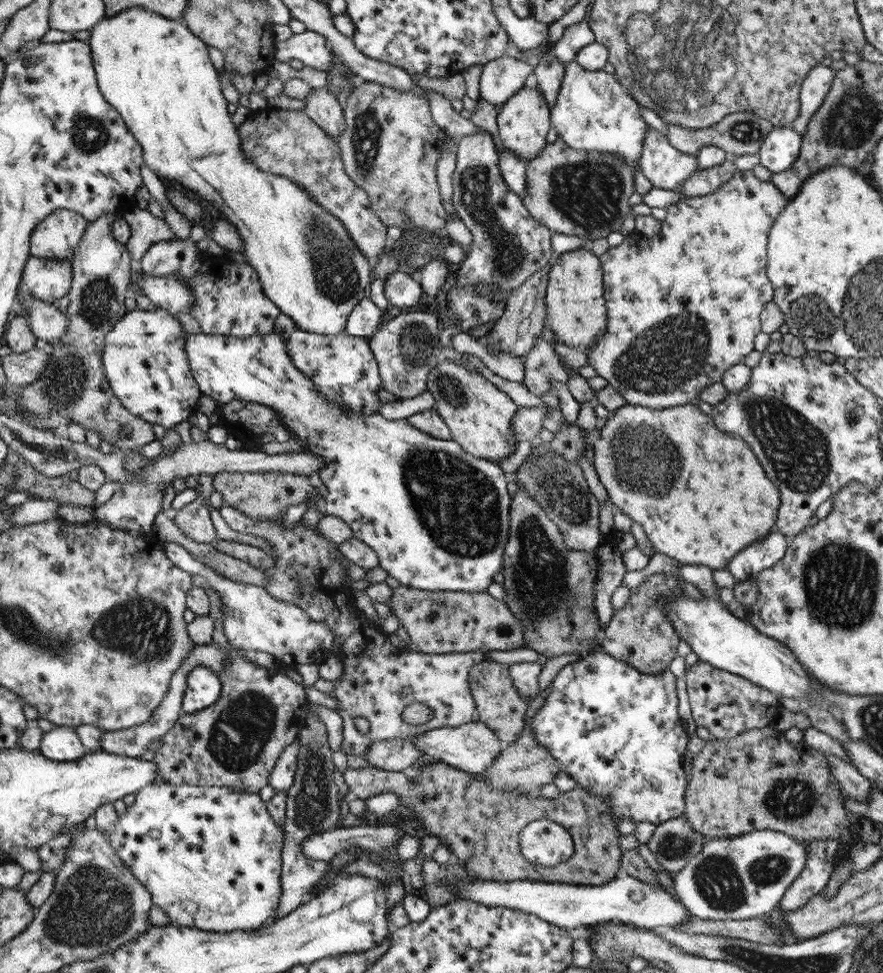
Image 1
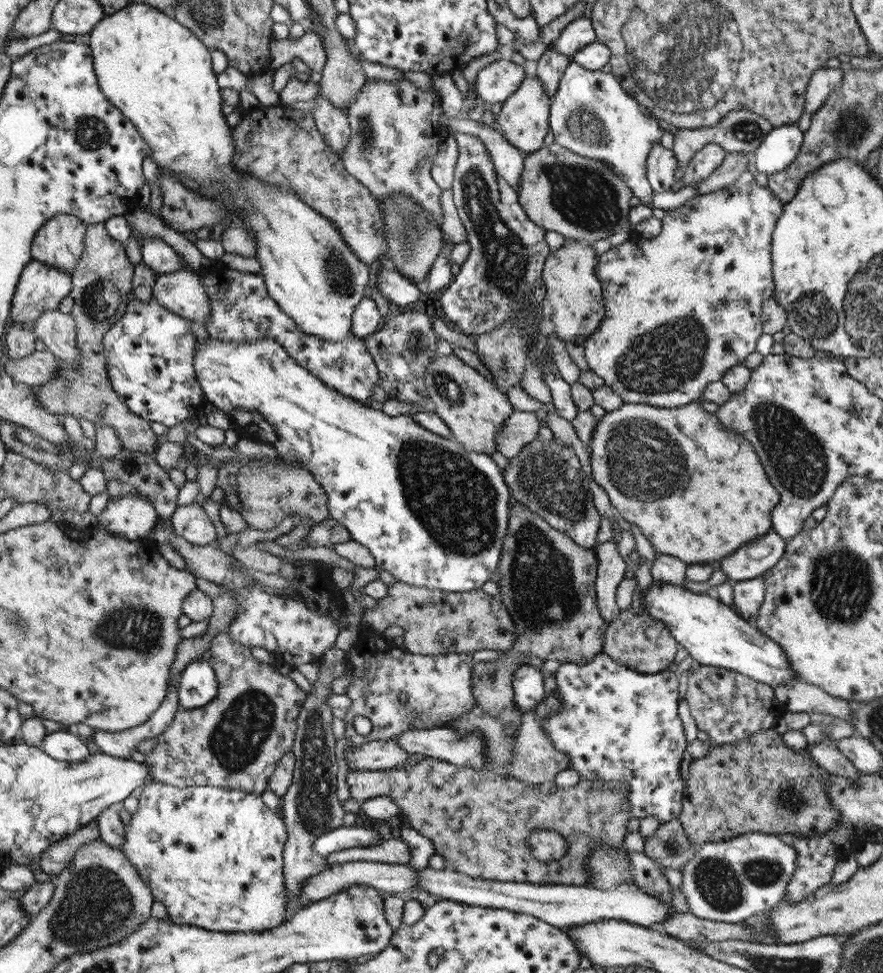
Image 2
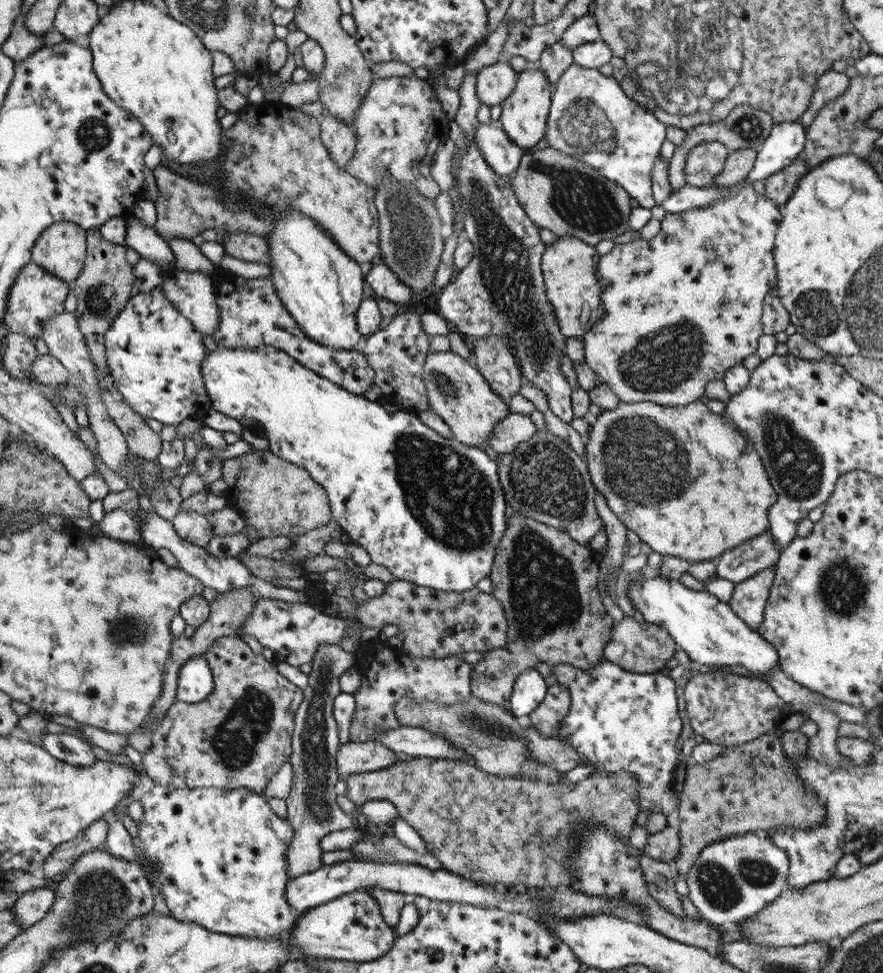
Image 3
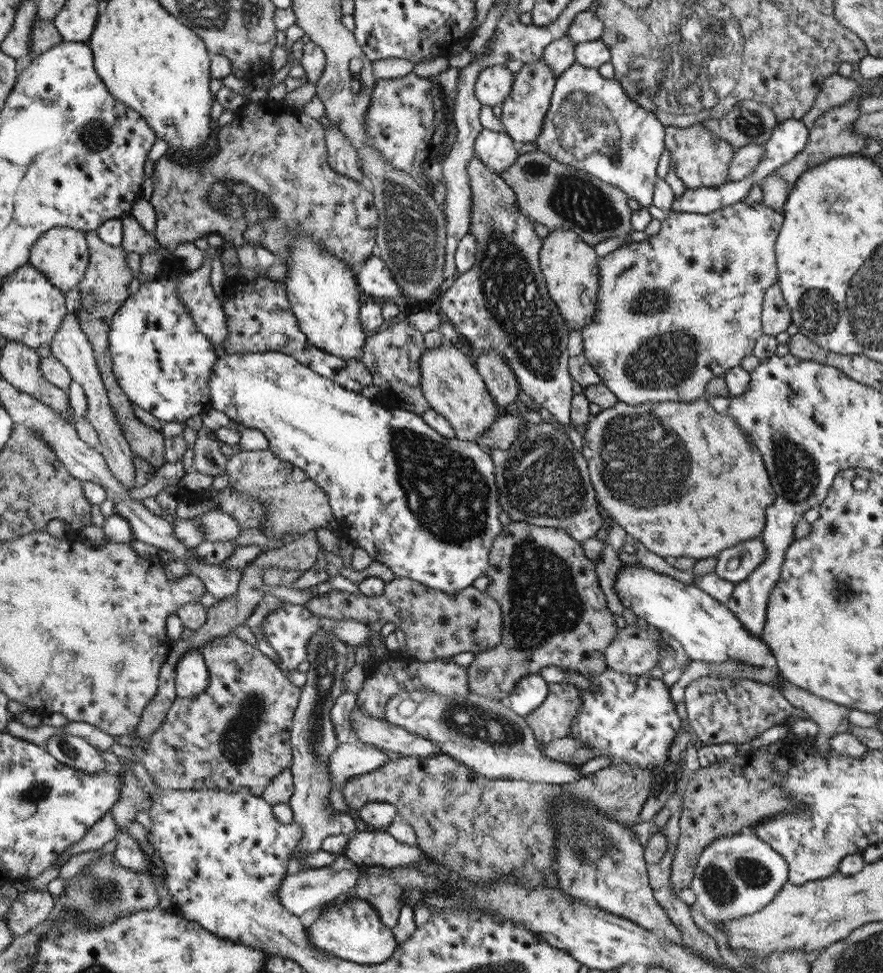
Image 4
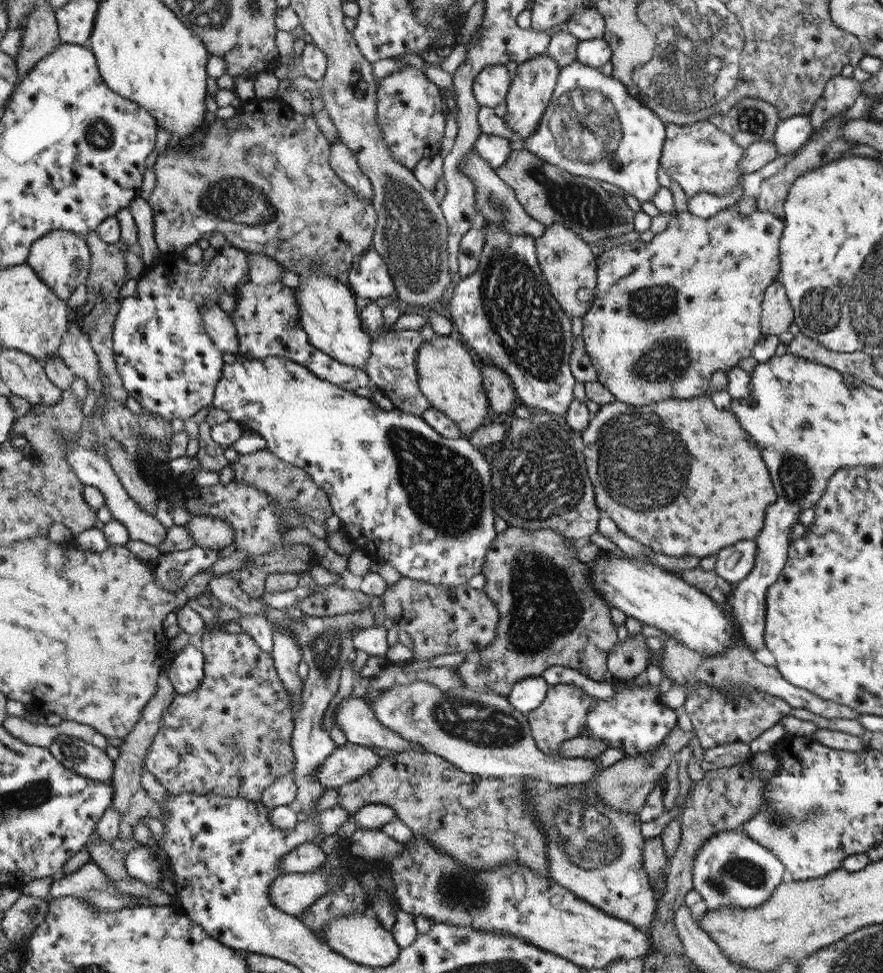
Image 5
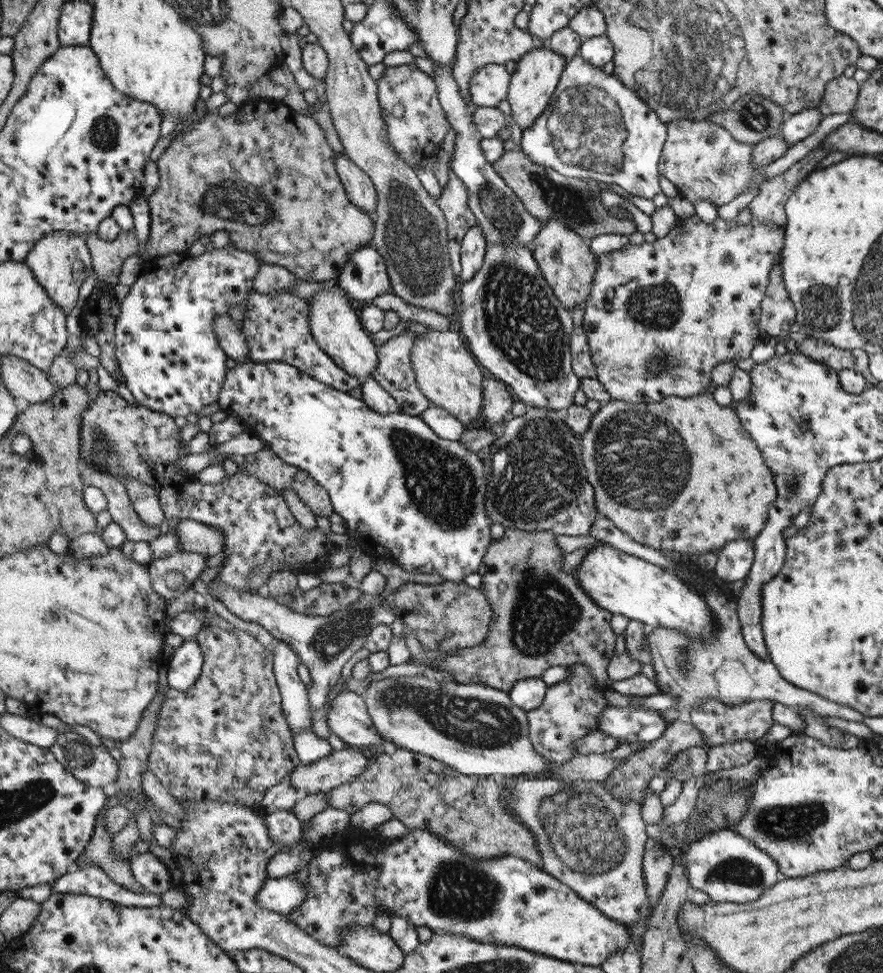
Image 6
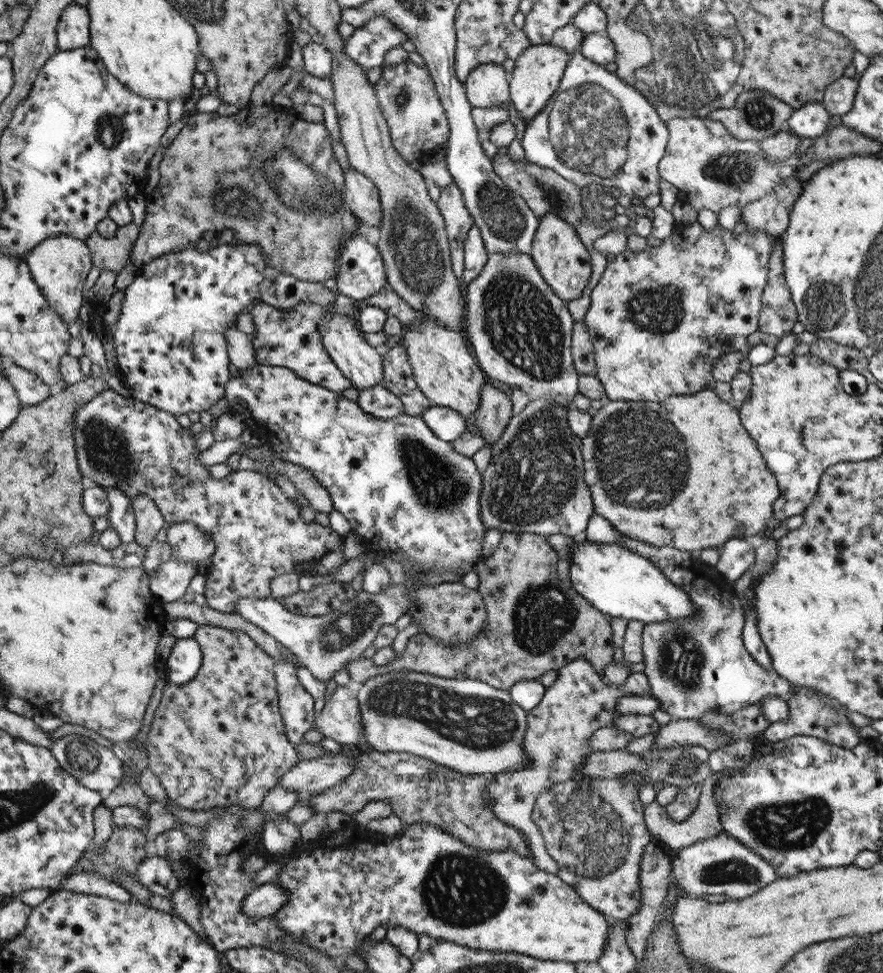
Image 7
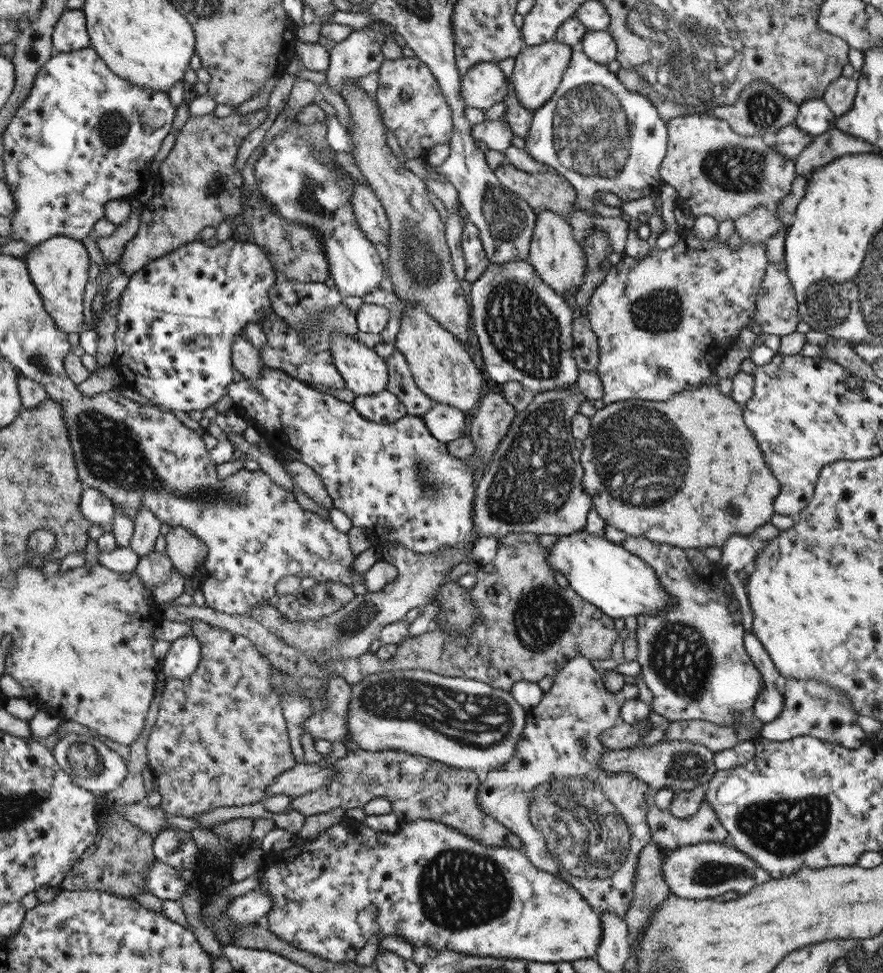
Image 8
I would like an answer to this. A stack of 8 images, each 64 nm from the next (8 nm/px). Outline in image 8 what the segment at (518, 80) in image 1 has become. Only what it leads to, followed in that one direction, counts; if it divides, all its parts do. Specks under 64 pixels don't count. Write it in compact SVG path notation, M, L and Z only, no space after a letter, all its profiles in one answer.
M481 62L461 76L459 95L466 105L486 110L505 99L507 84L498 63Z

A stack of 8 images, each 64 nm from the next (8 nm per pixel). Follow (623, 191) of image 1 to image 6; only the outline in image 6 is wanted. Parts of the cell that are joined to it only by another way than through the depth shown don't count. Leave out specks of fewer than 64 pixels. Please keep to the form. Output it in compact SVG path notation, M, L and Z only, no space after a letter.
M519 148L506 151L493 164L493 167L504 182L517 193L517 197L524 203L526 210L543 223L550 217L562 221L586 242L600 234L630 235L637 231L631 216L620 219L616 217L616 214L608 213L612 207L606 208L600 202L601 188L596 185L596 181L568 178L551 168L536 164Z

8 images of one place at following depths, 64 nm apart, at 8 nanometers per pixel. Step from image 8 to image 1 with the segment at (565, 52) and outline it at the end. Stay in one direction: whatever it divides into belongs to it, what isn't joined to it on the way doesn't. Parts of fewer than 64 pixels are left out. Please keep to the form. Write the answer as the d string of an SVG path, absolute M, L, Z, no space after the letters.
M524 85L511 96L497 114L498 136L504 148L517 154L522 160L533 159L547 145L546 138L551 125L550 106L537 88Z

